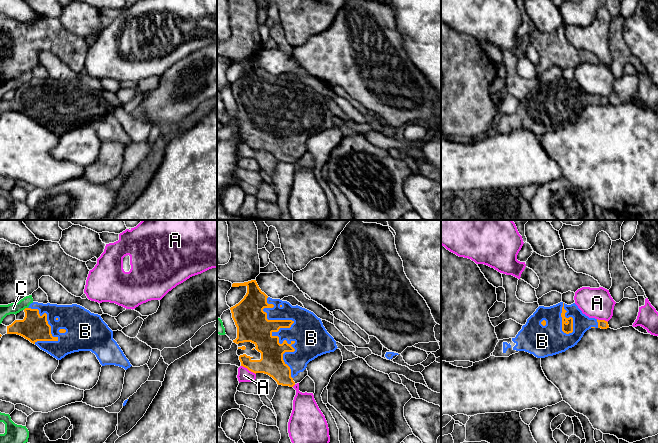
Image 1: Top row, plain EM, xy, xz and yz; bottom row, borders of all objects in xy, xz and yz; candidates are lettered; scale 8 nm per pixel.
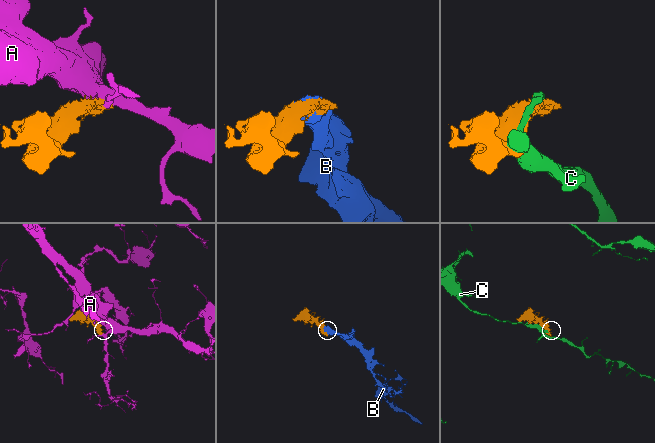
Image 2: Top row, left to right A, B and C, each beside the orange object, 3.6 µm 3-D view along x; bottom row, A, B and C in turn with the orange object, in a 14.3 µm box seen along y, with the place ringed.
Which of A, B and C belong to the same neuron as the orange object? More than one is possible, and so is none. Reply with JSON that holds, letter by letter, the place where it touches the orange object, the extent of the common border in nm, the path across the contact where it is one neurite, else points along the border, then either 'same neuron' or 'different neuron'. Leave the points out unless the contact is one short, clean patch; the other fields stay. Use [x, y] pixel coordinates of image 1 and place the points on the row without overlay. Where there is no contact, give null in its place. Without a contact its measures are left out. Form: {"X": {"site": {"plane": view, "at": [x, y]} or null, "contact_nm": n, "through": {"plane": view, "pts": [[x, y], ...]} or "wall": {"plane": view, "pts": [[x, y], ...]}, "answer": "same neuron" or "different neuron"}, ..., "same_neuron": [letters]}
{"A": {"site": {"plane": "xz", "at": [248, 145]}, "contact_nm": 140, "wall": {"plane": "xz", "pts": [[241, 141], [255, 150]]}, "answer": "different neuron"}, "B": {"site": {"plane": "xz", "at": [280, 103]}, "contact_nm": 700, "answer": "same neuron"}, "C": {"site": {"plane": "xy", "at": [25, 84]}, "contact_nm": 40, "answer": "different neuron"}, "same_neuron": ["B"]}

